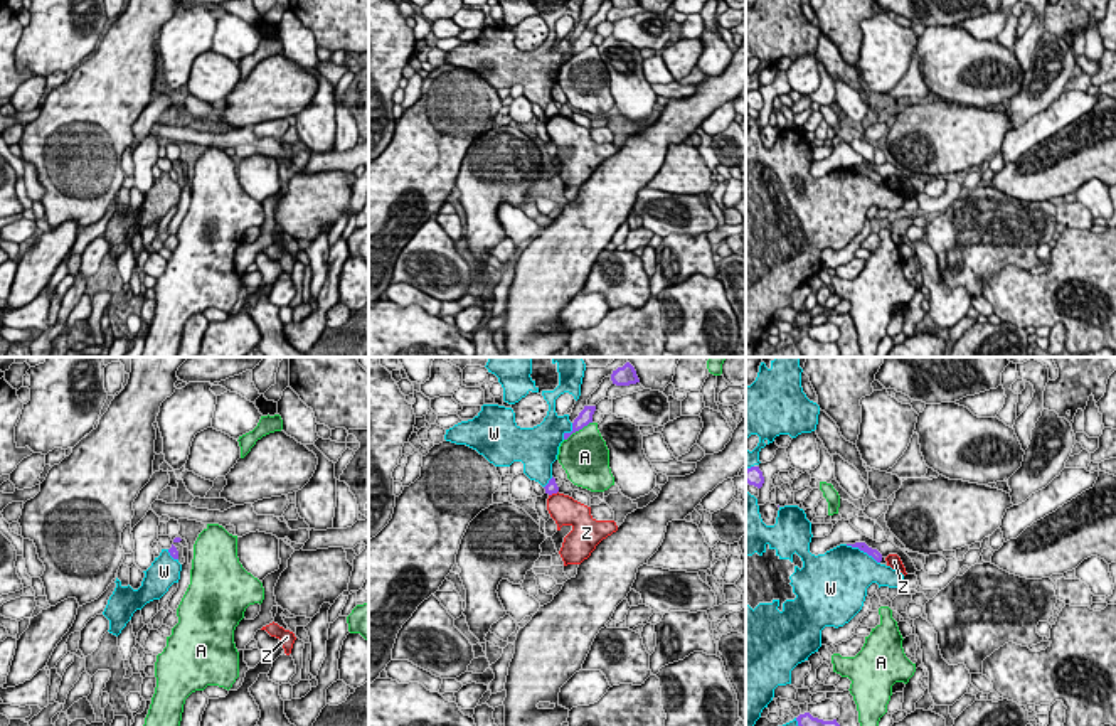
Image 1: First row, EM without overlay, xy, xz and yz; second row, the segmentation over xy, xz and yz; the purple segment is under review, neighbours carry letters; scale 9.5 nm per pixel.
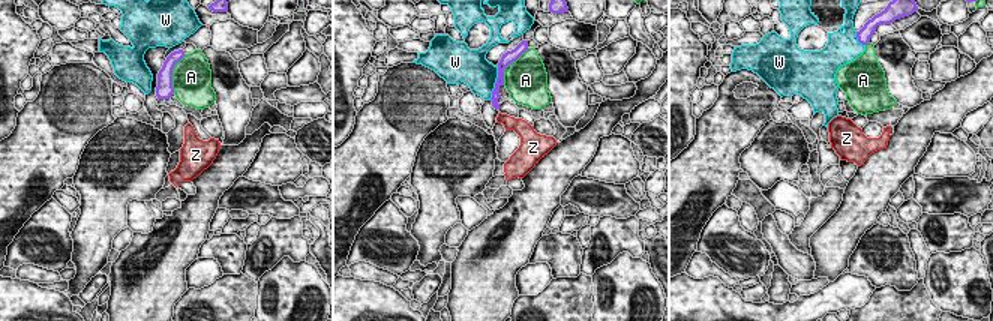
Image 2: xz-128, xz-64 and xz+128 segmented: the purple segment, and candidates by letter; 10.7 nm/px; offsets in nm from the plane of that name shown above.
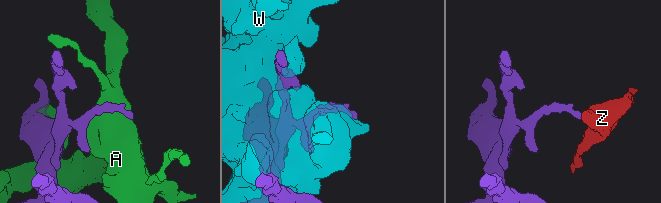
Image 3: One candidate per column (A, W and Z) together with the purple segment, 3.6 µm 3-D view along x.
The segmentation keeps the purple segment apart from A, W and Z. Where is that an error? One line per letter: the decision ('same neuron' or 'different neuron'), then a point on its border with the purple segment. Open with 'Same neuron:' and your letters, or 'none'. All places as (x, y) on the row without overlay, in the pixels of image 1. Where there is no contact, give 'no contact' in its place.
Same neuron: none
A: different neuron | xz (578, 53)
W: different neuron | yz (862, 172)
Z: different neuron | xz (552, 115)

